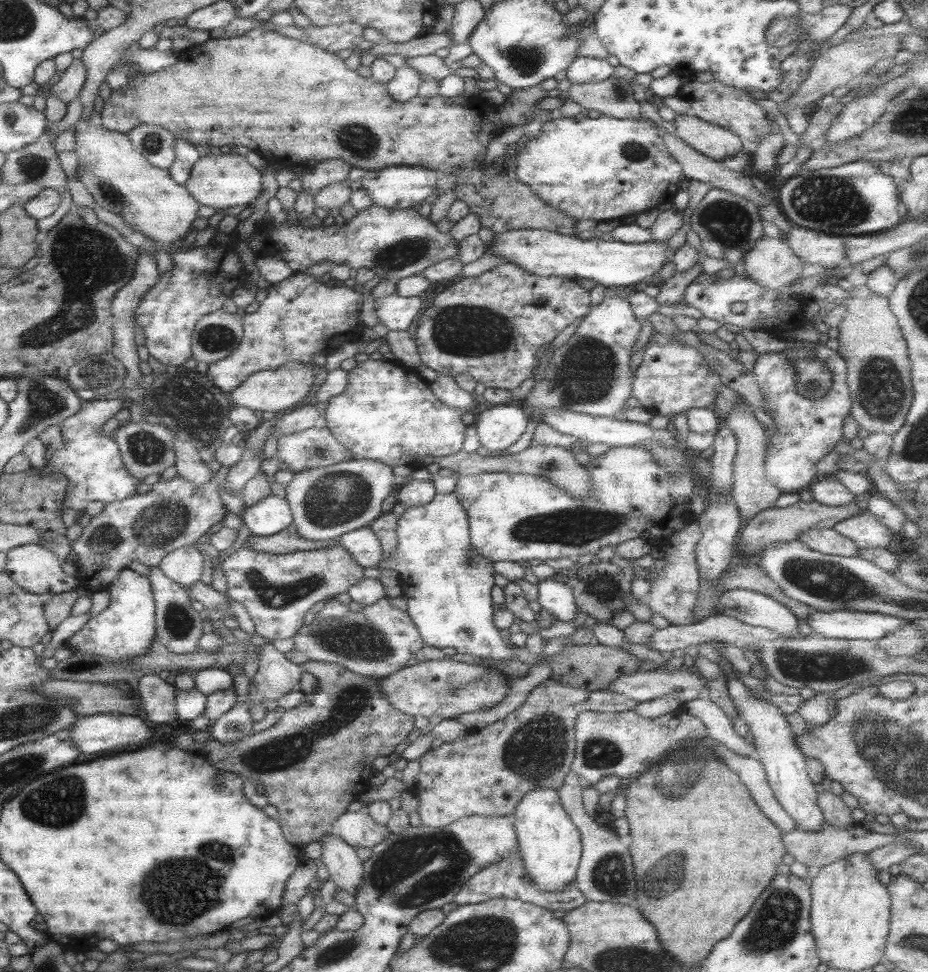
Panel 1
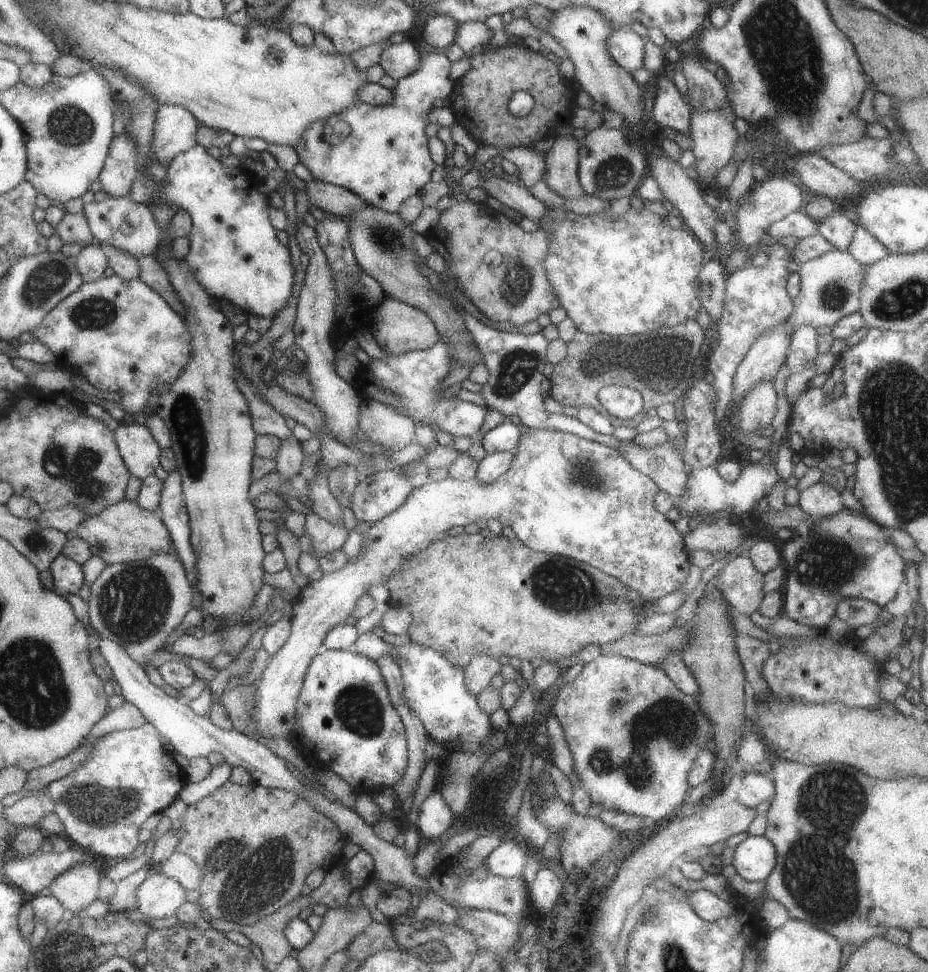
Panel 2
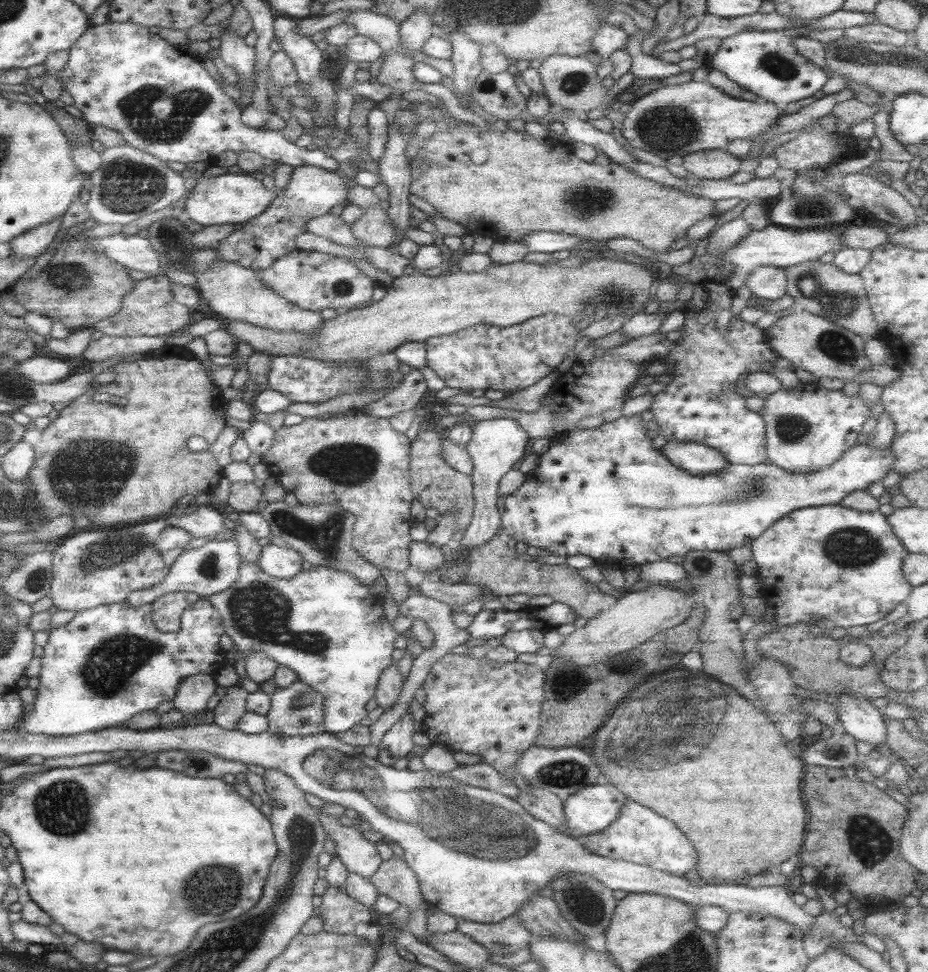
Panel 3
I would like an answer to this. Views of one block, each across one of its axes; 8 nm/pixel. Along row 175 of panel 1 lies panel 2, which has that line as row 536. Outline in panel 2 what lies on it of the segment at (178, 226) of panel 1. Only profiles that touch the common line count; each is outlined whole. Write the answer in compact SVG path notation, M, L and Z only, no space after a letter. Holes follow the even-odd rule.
M123 499L100 513L89 514L75 531L90 546L92 555L99 556L106 564L140 561L156 555L158 551L176 556L170 534L161 520L152 511L140 509L134 501Z

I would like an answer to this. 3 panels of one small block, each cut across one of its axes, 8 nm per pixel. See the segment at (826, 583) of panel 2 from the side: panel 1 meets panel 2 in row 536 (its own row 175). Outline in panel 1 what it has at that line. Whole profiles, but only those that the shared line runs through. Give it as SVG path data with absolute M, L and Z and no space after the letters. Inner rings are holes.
M871 161L847 162L842 166L796 173L774 192L786 219L795 226L834 234L835 237L876 234L904 219L896 182L882 174Z

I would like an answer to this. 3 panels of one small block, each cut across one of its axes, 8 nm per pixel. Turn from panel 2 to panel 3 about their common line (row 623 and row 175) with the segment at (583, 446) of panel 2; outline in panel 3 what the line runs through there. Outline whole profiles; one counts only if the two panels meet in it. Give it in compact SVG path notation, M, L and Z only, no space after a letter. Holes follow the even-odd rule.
M316 166L294 167L290 182L287 183L283 194L277 196L275 194L275 198L266 210L217 244L219 260L237 262L242 267L250 267L254 270L270 268L288 252L297 250L295 239L298 234L306 232L306 222L310 218L330 213L336 204L349 203L348 192L347 182L341 174Z

